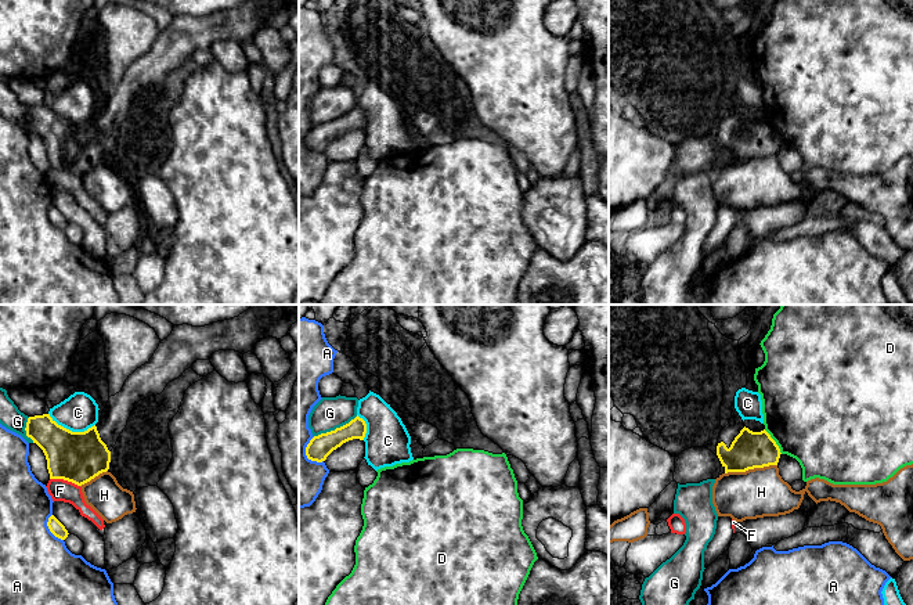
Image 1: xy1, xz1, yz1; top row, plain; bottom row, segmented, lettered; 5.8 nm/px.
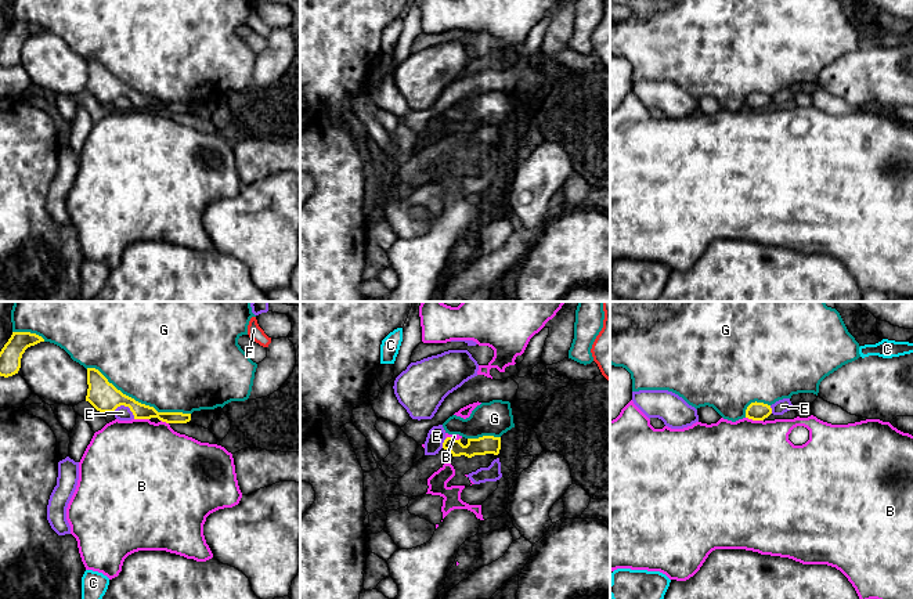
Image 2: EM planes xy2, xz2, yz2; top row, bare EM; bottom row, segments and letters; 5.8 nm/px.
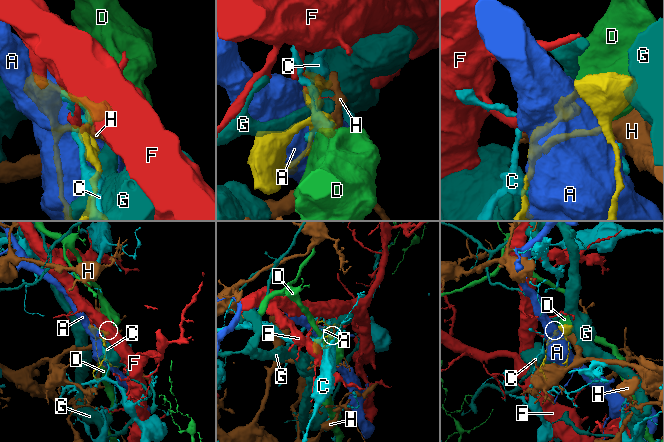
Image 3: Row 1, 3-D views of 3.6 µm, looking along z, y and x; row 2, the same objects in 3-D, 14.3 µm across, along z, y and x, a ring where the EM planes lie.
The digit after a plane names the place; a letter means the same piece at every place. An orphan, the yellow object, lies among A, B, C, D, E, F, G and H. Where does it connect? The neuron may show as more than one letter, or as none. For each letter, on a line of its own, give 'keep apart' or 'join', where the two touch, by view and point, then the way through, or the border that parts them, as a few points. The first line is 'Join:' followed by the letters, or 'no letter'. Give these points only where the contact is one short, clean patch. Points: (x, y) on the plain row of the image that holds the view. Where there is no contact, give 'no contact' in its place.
Join: no letter
A: keep apart | xy1 (49, 218)
B: keep apart | yz2 (754, 109) | along yz2 (746, 107), (762, 111)
C: keep apart | xy1 (71, 121)
D: keep apart | yz1 (775, 132) | along yz1 (764, 119), (782, 143)
E: keep apart | xy2 (126, 96)
F: keep apart | xy1 (65, 169)
G: keep apart | xy2 (137, 91)
H: keep apart | yz1 (750, 158) | along yz1 (776, 154), (744, 161), (728, 161), (725, 164)

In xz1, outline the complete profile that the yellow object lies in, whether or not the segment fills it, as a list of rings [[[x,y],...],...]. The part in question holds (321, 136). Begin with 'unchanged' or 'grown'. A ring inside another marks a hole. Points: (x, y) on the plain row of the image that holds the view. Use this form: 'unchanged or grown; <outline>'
unchanged; [[[357,105],[349,114],[336,118],[335,120],[314,126],[306,137],[306,145],[311,151],[322,152],[343,133],[353,129],[364,130],[365,123],[367,114]]]

